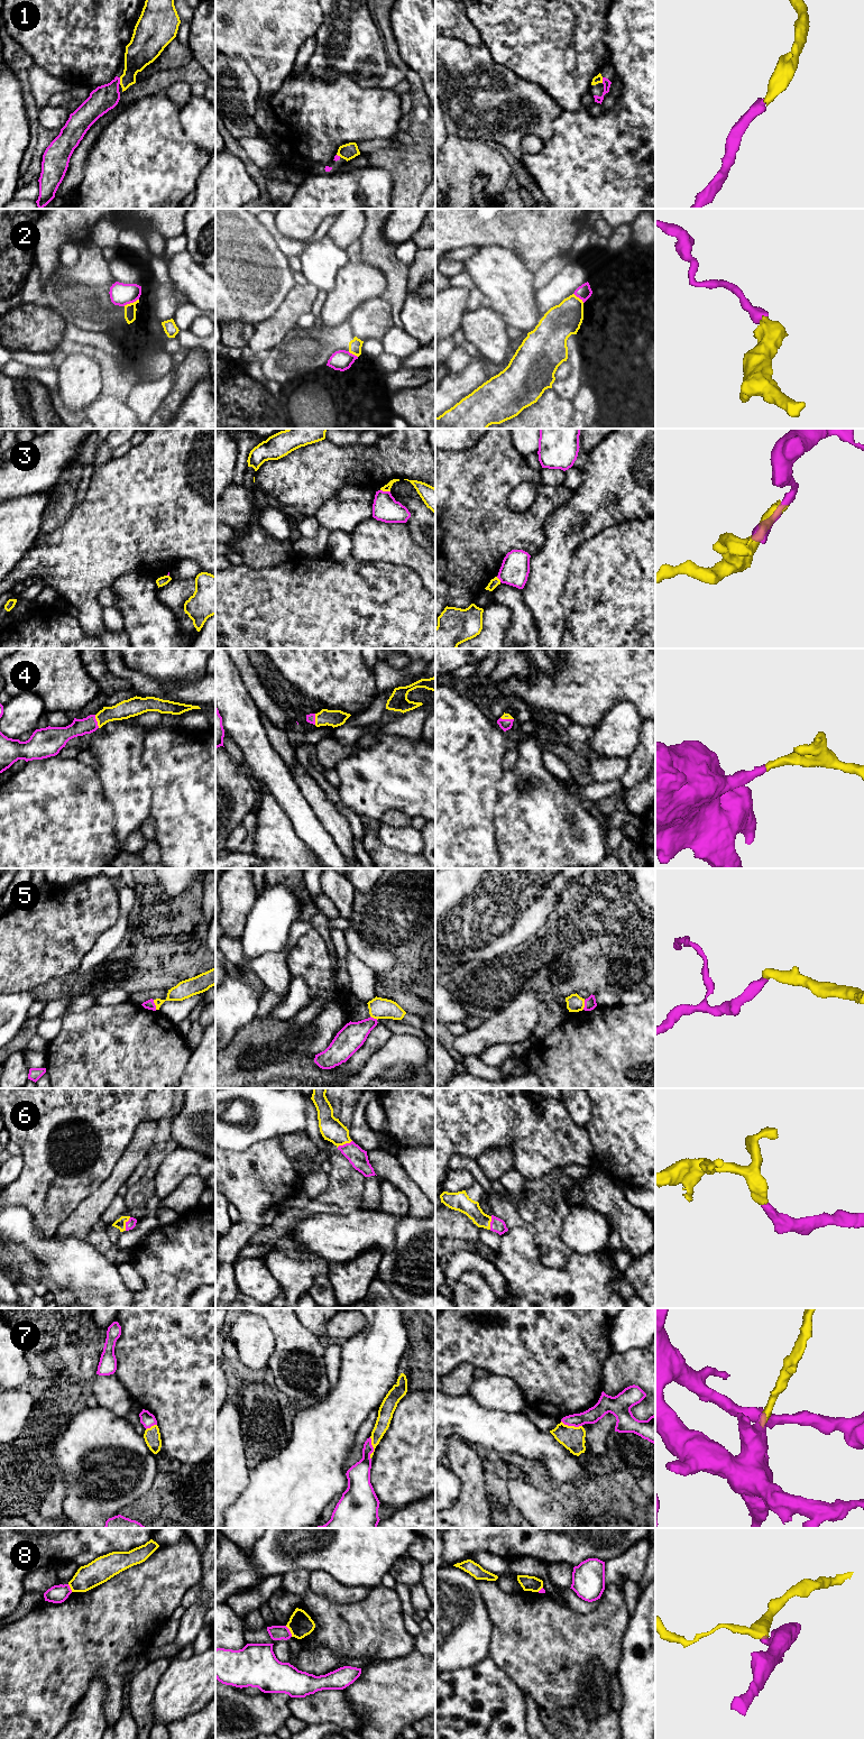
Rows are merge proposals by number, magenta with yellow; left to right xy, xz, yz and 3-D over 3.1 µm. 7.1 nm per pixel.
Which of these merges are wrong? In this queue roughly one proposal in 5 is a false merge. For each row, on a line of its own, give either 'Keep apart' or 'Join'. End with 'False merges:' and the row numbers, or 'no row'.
1: Join
2: Keep apart
3: Keep apart
4: Join
5: Join
6: Join
7: Keep apart
8: Keep apart
False merges: 2, 3, 7, 8

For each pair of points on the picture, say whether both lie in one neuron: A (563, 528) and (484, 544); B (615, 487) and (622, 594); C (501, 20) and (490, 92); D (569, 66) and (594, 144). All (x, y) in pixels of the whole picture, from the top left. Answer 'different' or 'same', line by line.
A: different
B: different
C: different
D: different

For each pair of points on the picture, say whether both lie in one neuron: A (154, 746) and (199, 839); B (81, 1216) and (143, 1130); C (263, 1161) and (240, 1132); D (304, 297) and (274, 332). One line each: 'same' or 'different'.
A: same
B: same
C: different
D: same

